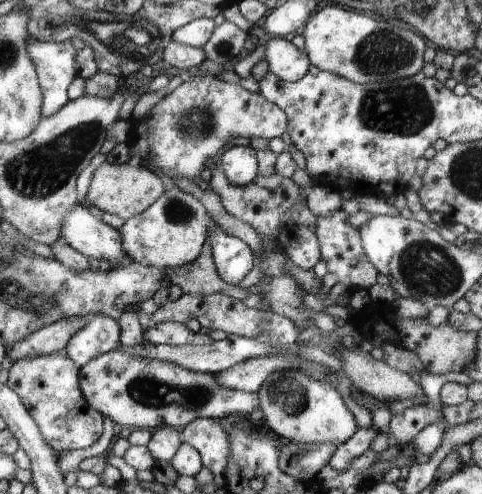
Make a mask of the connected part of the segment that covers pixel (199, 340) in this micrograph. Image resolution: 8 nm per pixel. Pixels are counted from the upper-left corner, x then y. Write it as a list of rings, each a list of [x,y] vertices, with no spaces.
[[[164,321],[144,330],[146,342],[153,345],[206,345],[214,340],[206,334],[193,333],[185,324]]]

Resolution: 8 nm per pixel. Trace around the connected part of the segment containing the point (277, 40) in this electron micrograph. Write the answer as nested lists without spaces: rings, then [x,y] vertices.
[[[273,37],[266,42],[265,47],[269,71],[283,81],[300,80],[308,72],[311,62],[306,51],[298,49],[292,41],[285,37]]]

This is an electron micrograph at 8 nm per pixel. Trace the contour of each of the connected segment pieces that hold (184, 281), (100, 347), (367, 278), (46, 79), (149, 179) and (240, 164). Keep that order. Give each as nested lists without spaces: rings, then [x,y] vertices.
[[[206,240],[201,256],[193,263],[162,270],[169,278],[170,285],[178,284],[184,295],[224,293],[238,301],[250,296],[246,289],[240,288],[238,284],[226,284],[218,276],[209,240]]]
[[[96,315],[67,342],[64,354],[83,367],[97,356],[117,348],[121,342],[121,325],[106,315]]]
[[[342,207],[331,216],[316,216],[315,228],[321,243],[321,260],[326,264],[327,272],[336,276],[337,284],[346,285],[351,294],[363,288],[370,291],[377,285],[379,272],[363,248],[361,232],[350,225],[348,217],[349,214]]]
[[[30,35],[26,44],[44,93],[44,117],[52,116],[70,101],[67,90],[78,74],[75,58],[79,50],[71,39],[44,42]]]
[[[106,161],[93,172],[87,200],[103,212],[128,220],[144,212],[161,198],[165,191],[163,181],[164,179],[159,178],[148,167],[135,163],[117,165]]]
[[[250,145],[229,146],[218,158],[218,164],[235,185],[248,184],[260,172],[257,150]]]

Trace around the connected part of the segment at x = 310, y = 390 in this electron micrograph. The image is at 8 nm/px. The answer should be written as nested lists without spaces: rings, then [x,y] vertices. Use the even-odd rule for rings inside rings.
[[[272,373],[259,388],[266,427],[282,441],[290,443],[341,445],[357,432],[356,418],[346,407],[336,388],[318,382],[302,373]]]

